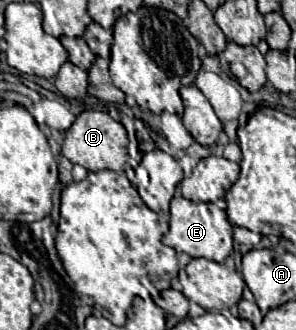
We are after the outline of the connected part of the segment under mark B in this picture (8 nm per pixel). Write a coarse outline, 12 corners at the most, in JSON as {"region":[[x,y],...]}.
{"region":[[81,112],[63,156],[89,172],[125,172],[127,132],[107,112]]}

